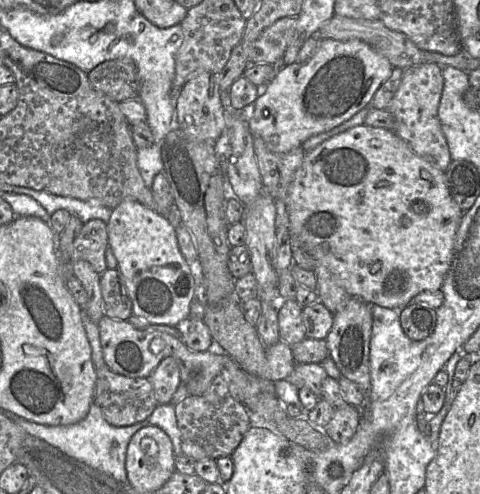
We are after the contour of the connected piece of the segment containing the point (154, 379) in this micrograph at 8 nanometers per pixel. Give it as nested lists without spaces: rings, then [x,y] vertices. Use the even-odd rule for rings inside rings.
[[[172,356],[164,358],[148,378],[158,404],[170,404],[181,384],[177,360]]]

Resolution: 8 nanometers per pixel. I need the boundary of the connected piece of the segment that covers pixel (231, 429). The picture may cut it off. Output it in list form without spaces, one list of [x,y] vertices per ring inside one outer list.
[[[187,396],[175,406],[178,428],[182,440],[201,446],[209,458],[231,456],[252,426],[251,412],[234,396],[222,400],[207,400],[204,396]]]

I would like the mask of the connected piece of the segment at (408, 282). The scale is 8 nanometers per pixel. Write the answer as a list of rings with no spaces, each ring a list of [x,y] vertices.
[[[365,124],[340,133],[305,153],[302,165],[288,189],[284,206],[291,230],[292,249],[293,244],[300,244],[318,263],[330,271],[350,296],[362,299],[368,304],[394,310],[407,306],[421,292],[441,290],[453,259],[456,234],[464,214],[450,195],[445,172],[416,155],[393,131]]]

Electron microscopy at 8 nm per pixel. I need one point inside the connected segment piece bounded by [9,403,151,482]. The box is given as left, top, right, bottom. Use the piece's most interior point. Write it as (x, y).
(93, 441)

